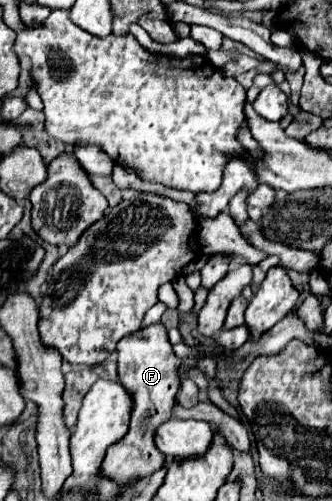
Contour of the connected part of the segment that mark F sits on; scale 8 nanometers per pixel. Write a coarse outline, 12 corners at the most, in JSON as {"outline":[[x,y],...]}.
{"outline":[[163,324],[117,344],[131,392],[129,432],[101,472],[133,484],[165,456],[155,430],[171,418],[179,358]]}

